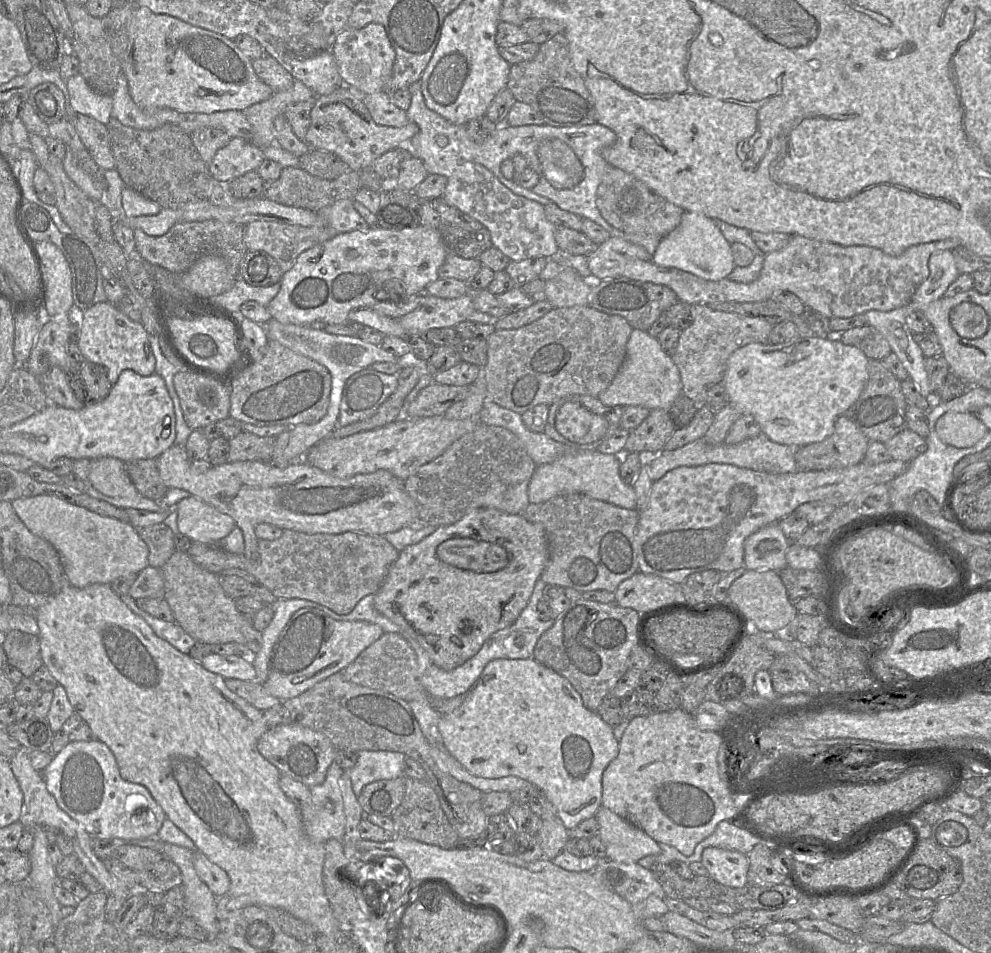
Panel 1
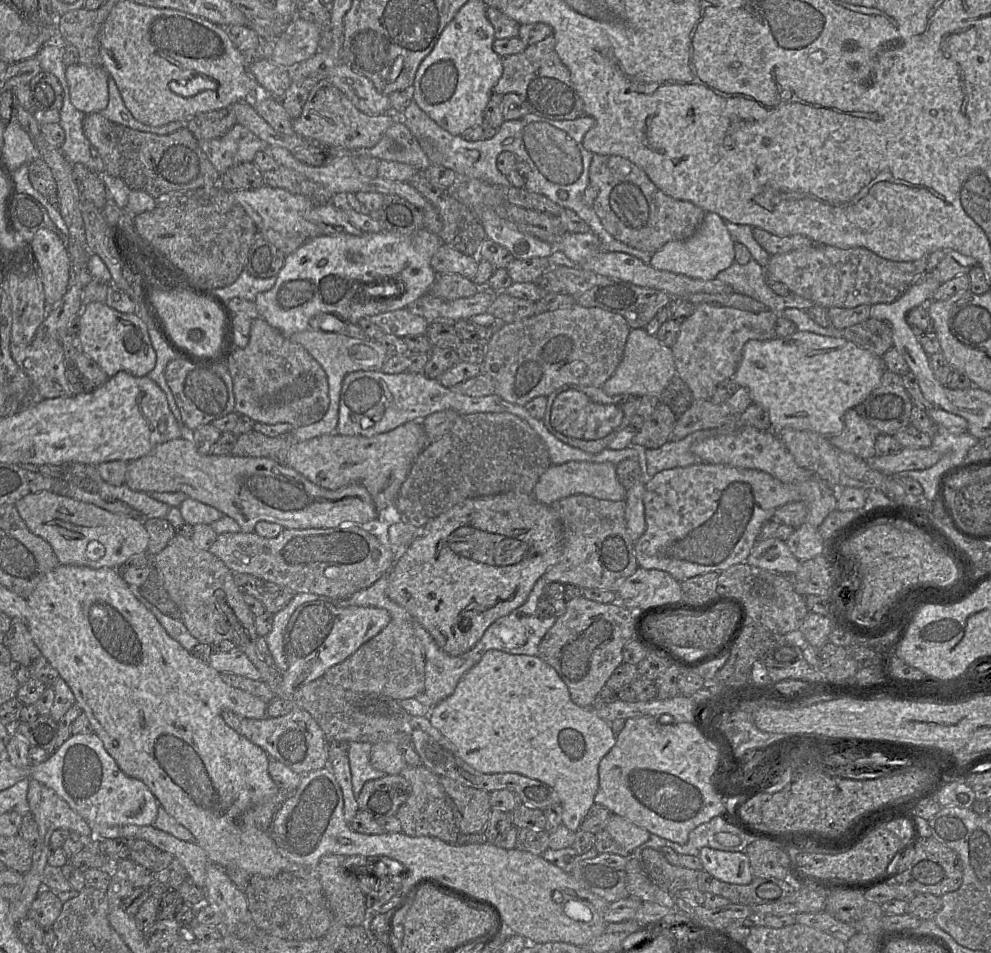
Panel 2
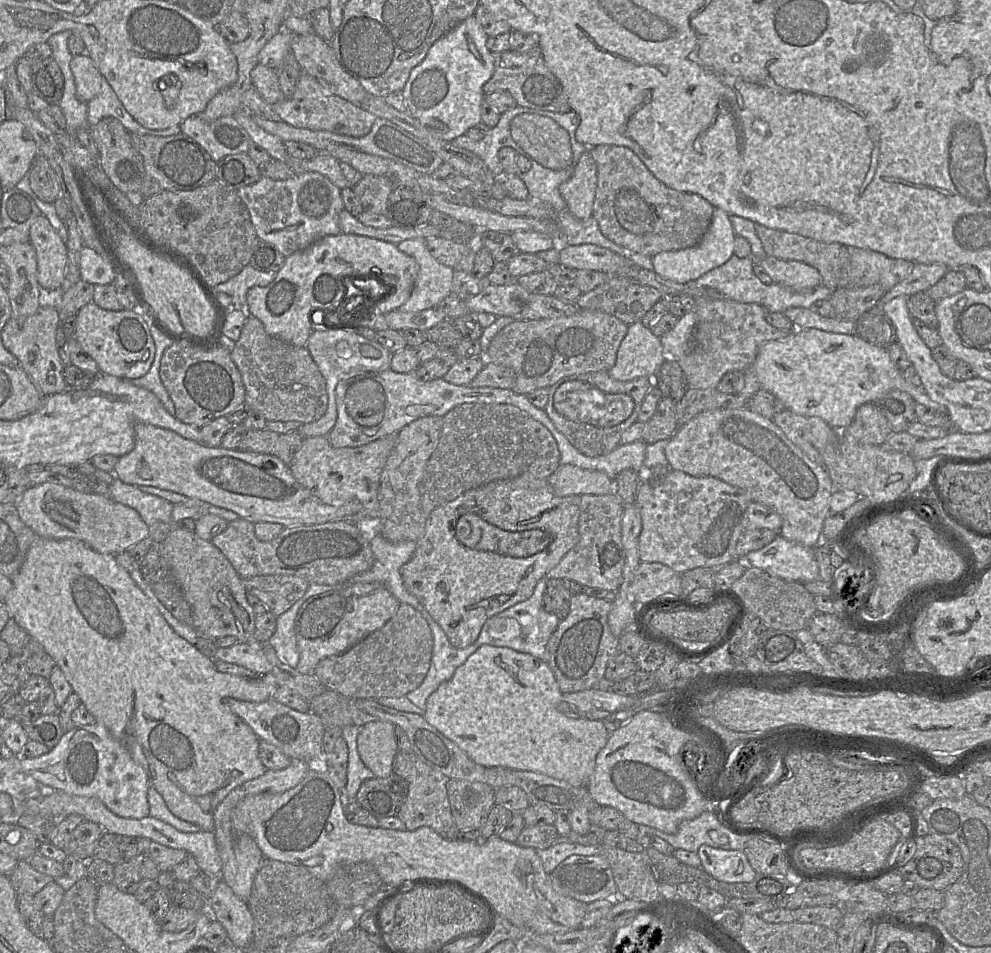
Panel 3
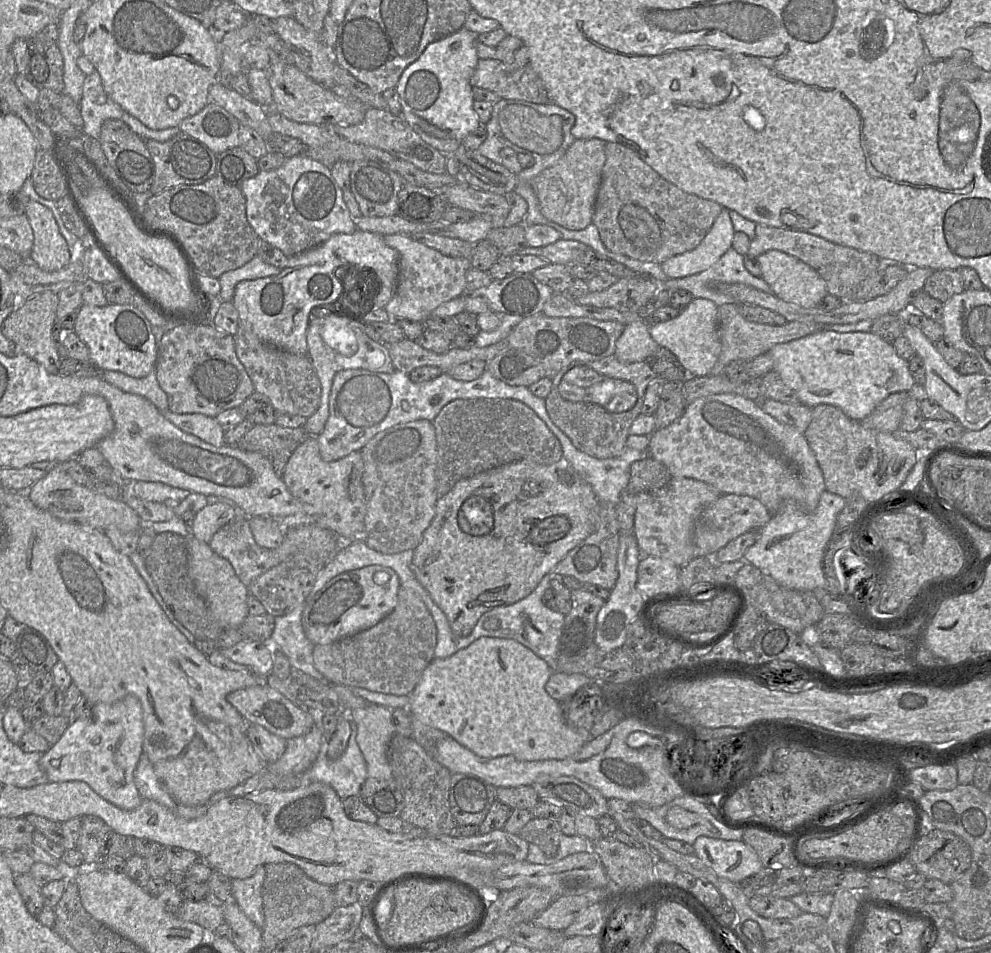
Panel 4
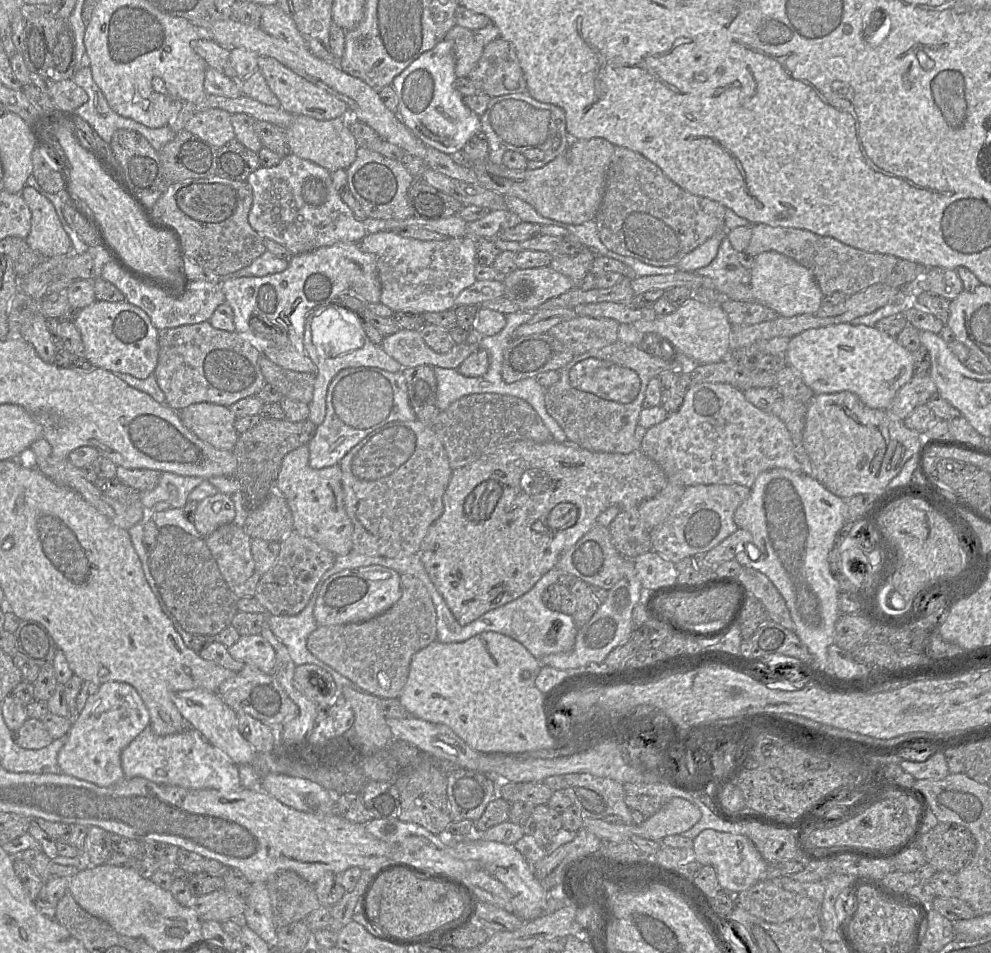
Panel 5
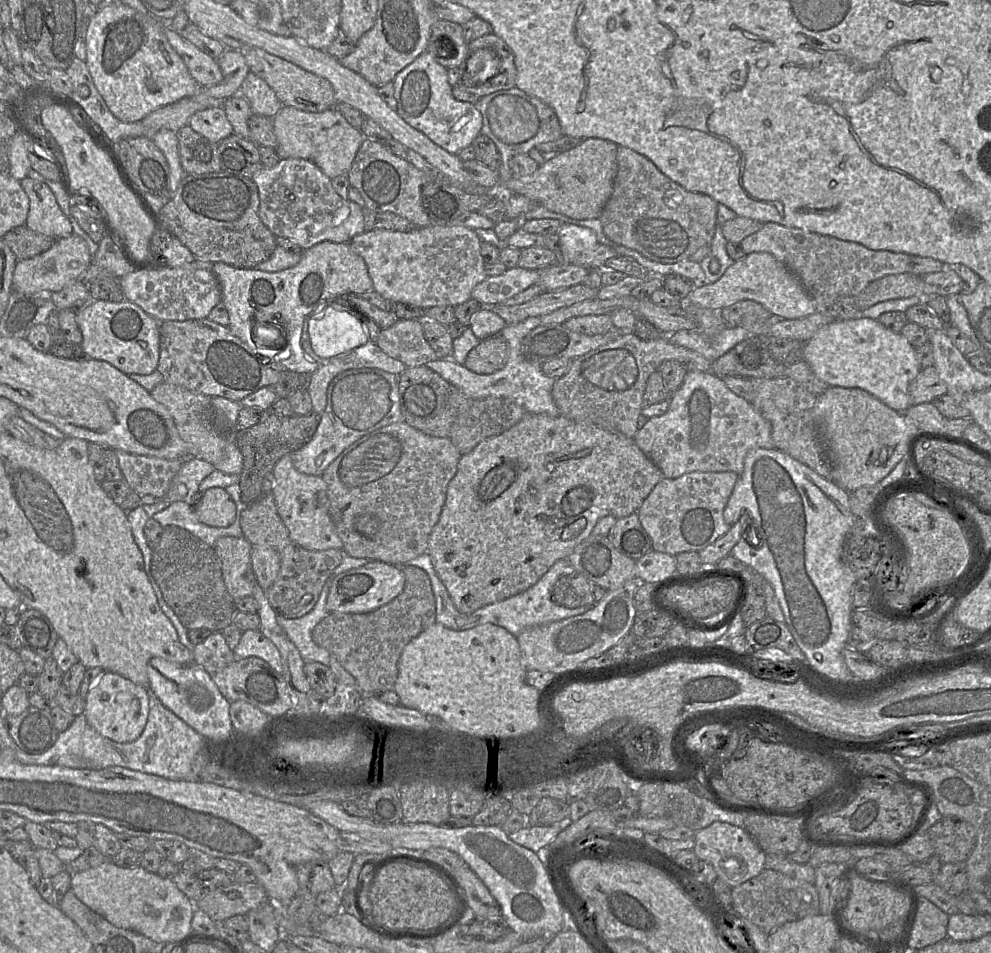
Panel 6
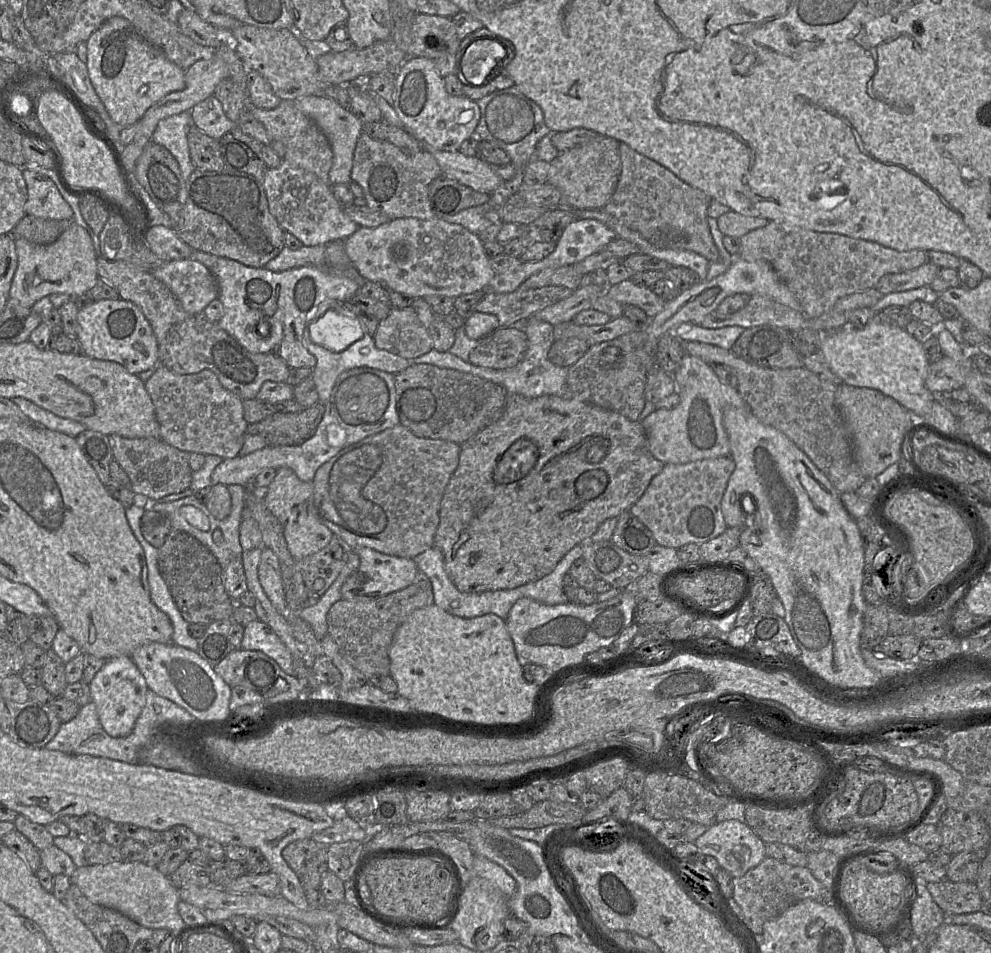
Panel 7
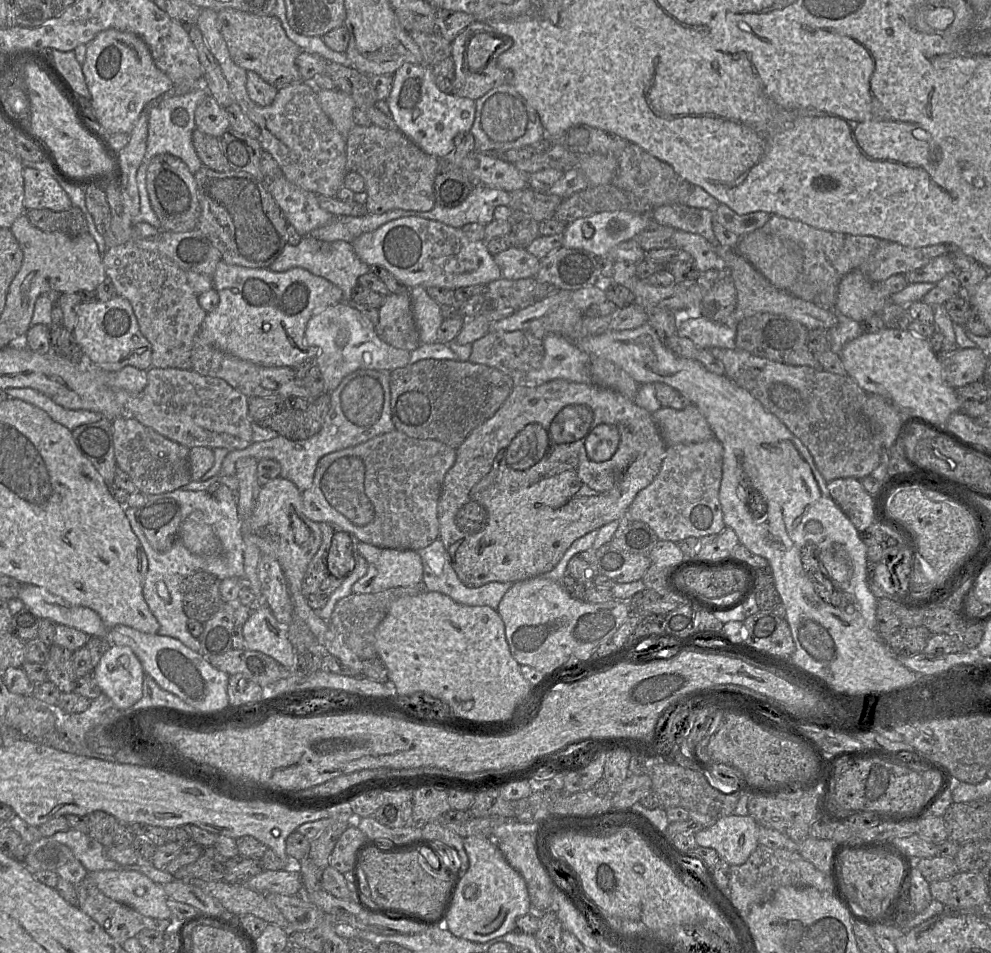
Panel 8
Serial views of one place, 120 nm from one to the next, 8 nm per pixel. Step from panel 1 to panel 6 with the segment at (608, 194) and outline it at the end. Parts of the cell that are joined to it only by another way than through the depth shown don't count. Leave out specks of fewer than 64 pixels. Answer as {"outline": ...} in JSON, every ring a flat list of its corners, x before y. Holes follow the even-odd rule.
{"outline":[[624,146,617,148,617,174,613,192,599,217,603,233,612,242,635,250,649,260,671,264,688,259,698,249,710,246,717,226,718,203,710,196,686,190,664,175,644,155]]}

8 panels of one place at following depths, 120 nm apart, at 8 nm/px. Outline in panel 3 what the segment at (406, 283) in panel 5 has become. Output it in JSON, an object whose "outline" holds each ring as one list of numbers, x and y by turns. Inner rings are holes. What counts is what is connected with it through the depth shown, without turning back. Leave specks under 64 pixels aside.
{"outline":[[409,239,396,246,401,252,414,258,419,266,412,293,398,310,417,312,437,307,452,293,454,270,440,264,429,253,425,239]]}

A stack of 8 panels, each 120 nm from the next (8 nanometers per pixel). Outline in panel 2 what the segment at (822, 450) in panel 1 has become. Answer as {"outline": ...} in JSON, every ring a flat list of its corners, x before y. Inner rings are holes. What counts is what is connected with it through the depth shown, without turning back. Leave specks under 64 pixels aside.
{"outline":[[855,409,844,415,844,428,839,435,829,438,836,448,863,460,876,456,875,441,879,432,870,426]]}

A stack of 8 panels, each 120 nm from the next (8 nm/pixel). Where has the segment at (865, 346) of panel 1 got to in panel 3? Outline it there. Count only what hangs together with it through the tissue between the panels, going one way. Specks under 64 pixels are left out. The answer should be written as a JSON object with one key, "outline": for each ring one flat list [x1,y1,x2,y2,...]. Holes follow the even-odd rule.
{"outline":[[877,305,856,322,856,335,880,348,889,348,897,341,893,322]]}

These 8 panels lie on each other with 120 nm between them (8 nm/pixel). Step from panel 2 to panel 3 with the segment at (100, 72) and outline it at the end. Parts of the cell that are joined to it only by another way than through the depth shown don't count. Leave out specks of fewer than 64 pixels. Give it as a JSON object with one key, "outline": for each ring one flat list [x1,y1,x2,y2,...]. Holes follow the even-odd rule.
{"outline":[[87,54,73,56,70,68,75,79,77,98,88,103,101,90,102,74]]}

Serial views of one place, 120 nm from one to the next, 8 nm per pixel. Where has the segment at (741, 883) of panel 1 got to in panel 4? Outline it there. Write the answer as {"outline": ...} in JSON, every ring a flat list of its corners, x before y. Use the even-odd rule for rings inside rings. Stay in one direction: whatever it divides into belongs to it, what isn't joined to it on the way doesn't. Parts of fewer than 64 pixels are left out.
{"outline":[[700,836,693,844,695,855,718,876,734,883,755,875,763,865,757,854,742,840]]}

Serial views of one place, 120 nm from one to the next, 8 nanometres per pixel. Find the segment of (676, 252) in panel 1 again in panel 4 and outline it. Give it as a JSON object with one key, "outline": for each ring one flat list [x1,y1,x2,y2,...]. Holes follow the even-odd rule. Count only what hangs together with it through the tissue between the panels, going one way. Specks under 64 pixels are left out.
{"outline":[[723,208,696,248,673,256,660,266,668,279,683,278,705,271,731,247,734,233,728,210]]}

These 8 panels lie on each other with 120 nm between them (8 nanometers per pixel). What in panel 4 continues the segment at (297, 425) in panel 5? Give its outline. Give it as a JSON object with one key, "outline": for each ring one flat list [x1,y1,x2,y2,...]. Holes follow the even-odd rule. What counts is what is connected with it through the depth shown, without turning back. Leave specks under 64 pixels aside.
{"outline":[[275,423,270,425,258,424,234,446,241,450,262,454,270,460,275,473,282,477,291,455,309,437,310,434,305,427,288,428]]}

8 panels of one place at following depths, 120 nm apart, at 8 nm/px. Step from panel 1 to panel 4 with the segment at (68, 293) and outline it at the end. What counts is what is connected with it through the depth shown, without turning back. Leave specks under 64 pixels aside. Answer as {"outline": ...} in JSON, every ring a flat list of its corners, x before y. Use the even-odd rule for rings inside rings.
{"outline":[[30,200,25,214,33,231,33,246,30,261,44,271,59,270,73,261,65,238,60,233,52,211]]}

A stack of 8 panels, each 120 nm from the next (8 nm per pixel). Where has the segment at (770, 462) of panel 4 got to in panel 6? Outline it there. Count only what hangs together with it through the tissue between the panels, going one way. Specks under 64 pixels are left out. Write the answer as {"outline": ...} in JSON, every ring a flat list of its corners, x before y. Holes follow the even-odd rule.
{"outline":[[687,371,681,387,669,397,669,408,661,416,648,419,634,440,638,448,661,470,664,478,674,479,690,472,735,472,740,475,746,455,753,449,775,448,771,424,745,399,734,394,713,373]]}

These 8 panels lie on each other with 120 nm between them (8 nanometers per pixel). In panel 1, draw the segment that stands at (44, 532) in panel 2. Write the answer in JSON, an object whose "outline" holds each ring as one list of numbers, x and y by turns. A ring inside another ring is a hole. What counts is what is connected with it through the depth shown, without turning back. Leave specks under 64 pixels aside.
{"outline":[[51,495,19,498,11,503,27,529,57,550,68,581,75,588,110,585,117,578,138,574,148,566,149,548,129,522,101,516]]}

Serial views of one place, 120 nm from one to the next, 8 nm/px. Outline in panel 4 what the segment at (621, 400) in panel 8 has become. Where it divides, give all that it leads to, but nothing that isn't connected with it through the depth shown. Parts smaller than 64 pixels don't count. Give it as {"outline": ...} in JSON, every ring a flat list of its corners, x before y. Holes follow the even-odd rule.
{"outline":[[649,455,633,462,630,466,628,491,640,493,665,486,671,479,667,467],[523,459,478,473,459,480,447,494,438,498,435,515,424,531,420,543,414,549,411,569,417,581,445,614,452,632,459,637,468,636,485,612,495,607,514,604,527,597,568,552,595,531,598,521,598,504,599,499,591,485,563,459,551,465]]}

